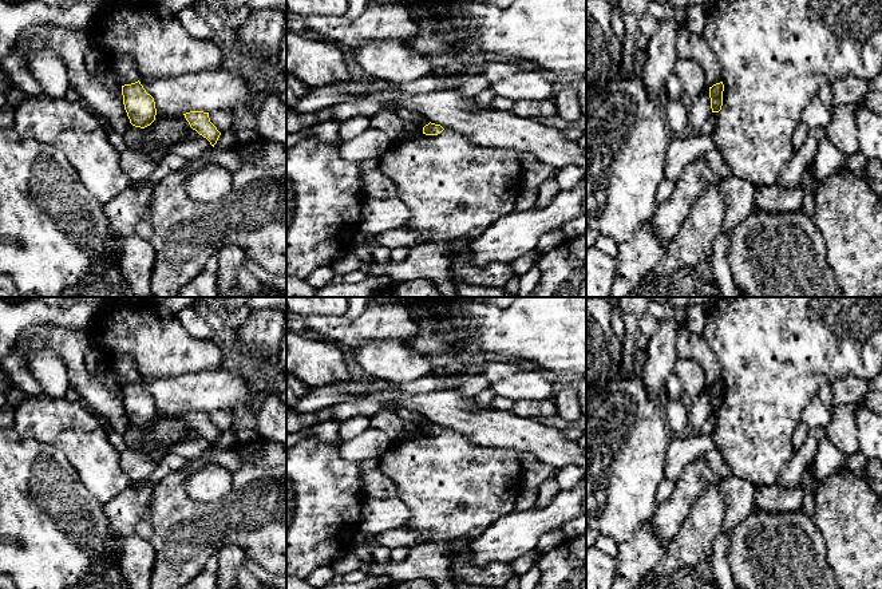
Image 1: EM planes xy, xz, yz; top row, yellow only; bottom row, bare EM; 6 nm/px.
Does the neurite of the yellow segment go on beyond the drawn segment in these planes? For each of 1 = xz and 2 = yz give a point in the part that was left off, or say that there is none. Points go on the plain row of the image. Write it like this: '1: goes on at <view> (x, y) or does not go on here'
1: does not go on here
2: does not go on here

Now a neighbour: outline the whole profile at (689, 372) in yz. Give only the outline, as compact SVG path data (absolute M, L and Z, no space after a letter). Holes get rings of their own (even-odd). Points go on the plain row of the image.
M679 357L673 372L681 383L687 402L696 400L708 387L705 372L692 359Z

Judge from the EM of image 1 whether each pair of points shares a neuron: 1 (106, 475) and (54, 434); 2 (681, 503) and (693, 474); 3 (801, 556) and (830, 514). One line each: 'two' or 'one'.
1: one
2: one
3: two

